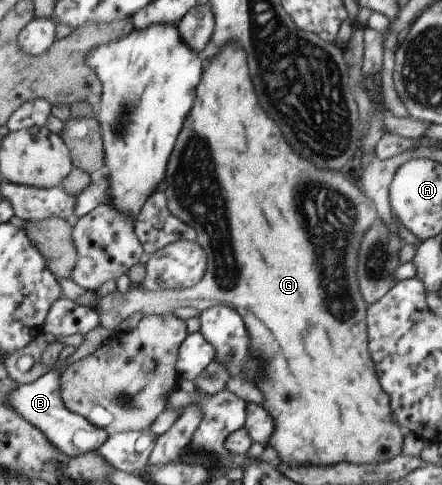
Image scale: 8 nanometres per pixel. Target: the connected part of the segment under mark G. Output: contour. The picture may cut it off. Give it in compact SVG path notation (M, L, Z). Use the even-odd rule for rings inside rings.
M238 44L227 45L213 61L205 62L205 73L203 73L203 79L201 79L199 89L197 89L195 107L191 109L189 117L185 119L185 125L183 125L183 129L181 129L181 133L177 137L177 145L175 145L166 166L164 181L168 185L166 201L169 212L183 223L189 223L197 231L197 243L203 247L203 251L207 255L206 271L201 281L193 288L163 288L155 291L145 289L142 285L131 285L129 292L125 296L121 296L118 291L115 291L105 297L99 297L95 290L82 289L71 278L61 279L59 281L62 285L63 297L71 299L74 303L94 308L98 312L100 325L113 332L116 332L119 325L135 312L145 313L145 316L169 314L175 312L175 309L183 307L192 307L203 312L220 304L229 305L235 311L239 311L239 315L243 317L243 323L245 323L247 333L249 333L250 355L255 362L259 361L263 365L263 369L258 369L258 376L254 381L254 385L263 394L262 407L266 413L269 413L274 424L274 433L268 440L267 446L272 447L277 452L279 456L277 461L280 461L281 464L295 467L295 465L307 465L307 463L309 465L335 465L335 463L341 463L341 461L353 463L353 461L369 461L369 459L375 461L375 459L379 459L379 461L383 462L383 459L394 459L402 454L408 430L401 428L394 419L394 414L390 407L390 398L381 387L378 374L375 373L375 363L371 361L371 355L369 355L369 349L367 349L368 326L366 318L368 306L361 296L356 277L359 243L363 240L366 230L379 219L378 211L373 201L364 195L364 191L358 189L357 185L353 185L349 179L345 179L339 170L317 169L317 167L309 165L303 157L299 157L287 145L287 141L283 139L281 129L259 107L255 91L253 91L253 83L249 79L247 65L246 53L238 47Z

